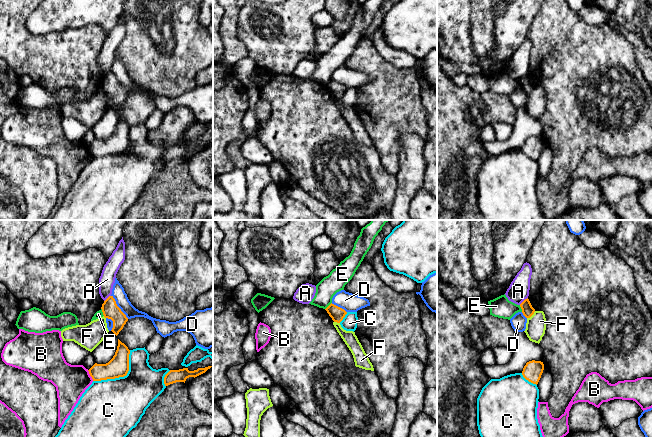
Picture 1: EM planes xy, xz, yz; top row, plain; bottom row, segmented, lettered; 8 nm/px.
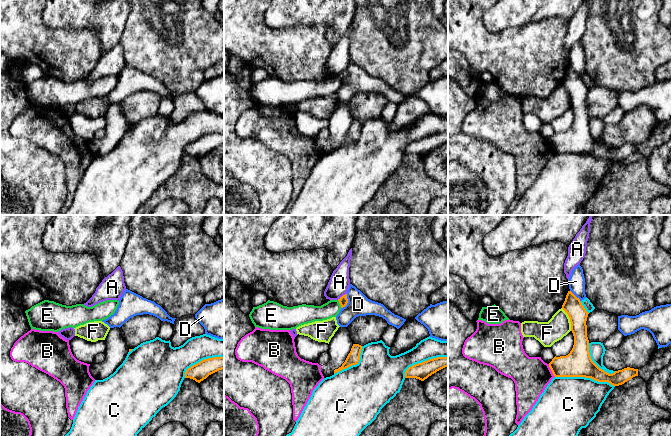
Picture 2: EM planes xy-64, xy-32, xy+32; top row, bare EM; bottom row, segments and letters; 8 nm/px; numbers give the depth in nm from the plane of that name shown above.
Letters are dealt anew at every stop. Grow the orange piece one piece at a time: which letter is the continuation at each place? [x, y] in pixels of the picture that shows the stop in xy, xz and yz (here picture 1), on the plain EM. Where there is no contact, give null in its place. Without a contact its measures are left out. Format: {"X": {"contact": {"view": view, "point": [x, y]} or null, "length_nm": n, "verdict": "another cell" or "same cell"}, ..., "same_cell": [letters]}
{"A": {"contact": {"view": "yz", "point": [524, 76]}, "length_nm": 90, "verdict": "another cell"}, "B": {"contact": {"view": "xy", "point": [90, 151]}, "length_nm": 100, "verdict": "another cell"}, "C": {"contact": {"view": "xy", "point": [121, 152]}, "length_nm": 400, "verdict": "another cell"}, "D": {"contact": {"view": "xy", "point": [118, 83]}, "length_nm": 240, "verdict": "another cell"}, "E": {"contact": {"view": "xy", "point": [102, 87]}, "length_nm": 70, "verdict": "another cell"}, "F": {"contact": {"view": "yz", "point": [531, 91]}, "length_nm": 90, "verdict": "another cell"}, "same_cell": []}

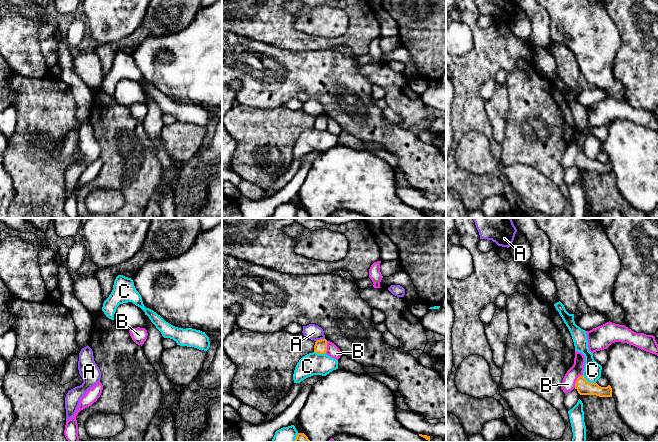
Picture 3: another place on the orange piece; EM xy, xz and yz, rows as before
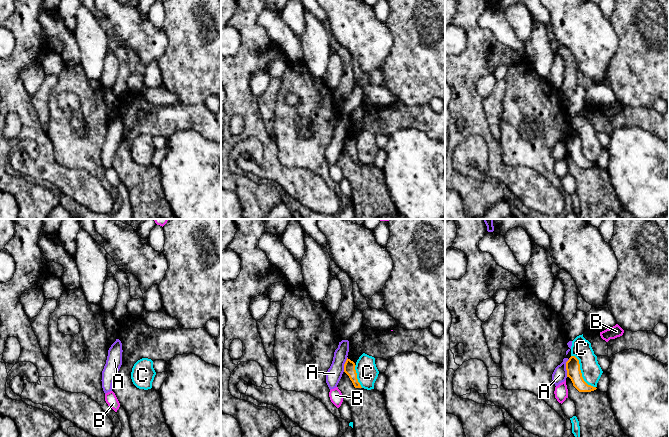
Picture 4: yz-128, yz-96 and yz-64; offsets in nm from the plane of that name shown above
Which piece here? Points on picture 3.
{"A": {"contact": {"view": "xz", "point": [321, 115]}, "length_nm": 80, "verdict": "another cell"}, "B": {"contact": {"view": "yz", "point": [576, 156]}, "length_nm": 130, "verdict": "another cell"}, "C": {"contact": {"view": "yz", "point": [588, 158]}, "length_nm": 130, "verdict": "another cell"}, "same_cell": []}

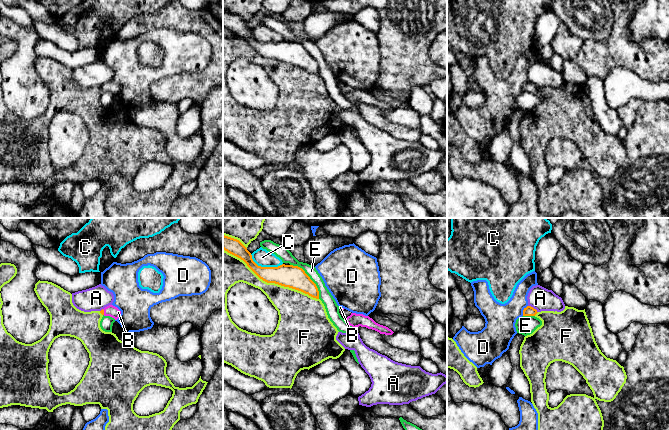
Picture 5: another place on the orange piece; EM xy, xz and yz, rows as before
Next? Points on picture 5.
{"A": {"contact": {"view": "yz", "point": [532, 83]}, "length_nm": 100, "verdict": "another cell"}, "B": {"contact": {"view": "xy", "point": [103, 88]}, "length_nm": 50, "verdict": "same cell"}, "C": {"contact": {"view": "xz", "point": [265, 43]}, "length_nm": 280, "verdict": "another cell"}, "D": {"contact": {"view": "yz", "point": [523, 86]}, "length_nm": 100, "verdict": "another cell"}, "E": {"contact": {"view": "xz", "point": [309, 54]}, "length_nm": 360, "verdict": "another cell"}, "F": {"contact": {"view": "xz", "point": [271, 58]}, "length_nm": 850, "verdict": "another cell"}, "same_cell": ["B"]}

